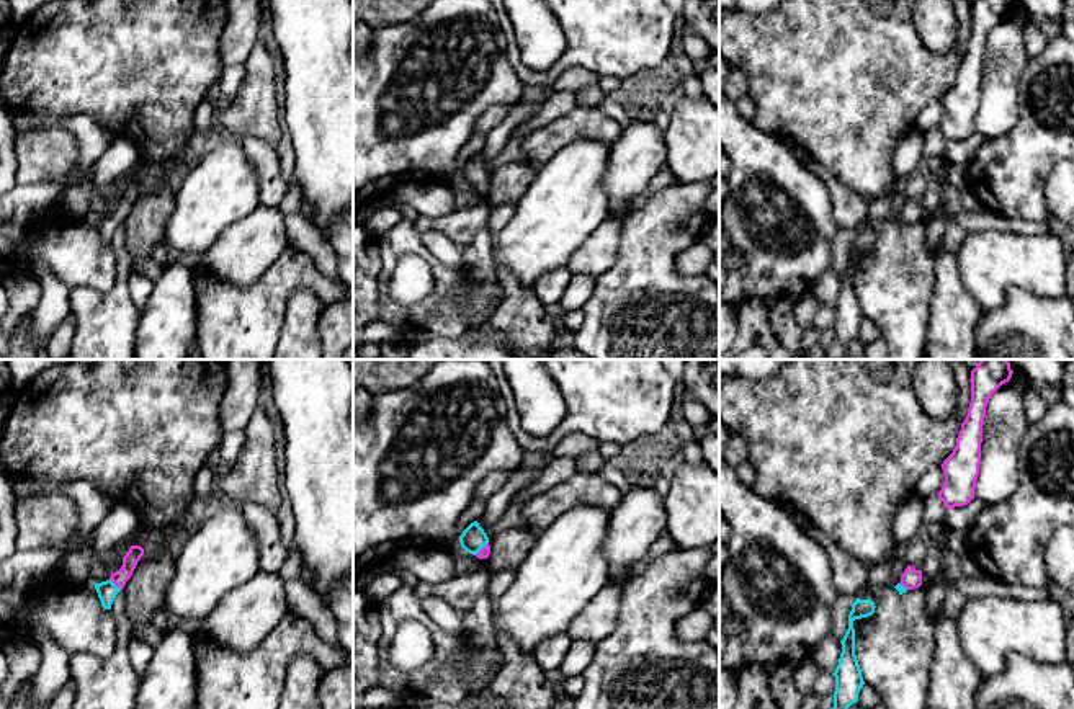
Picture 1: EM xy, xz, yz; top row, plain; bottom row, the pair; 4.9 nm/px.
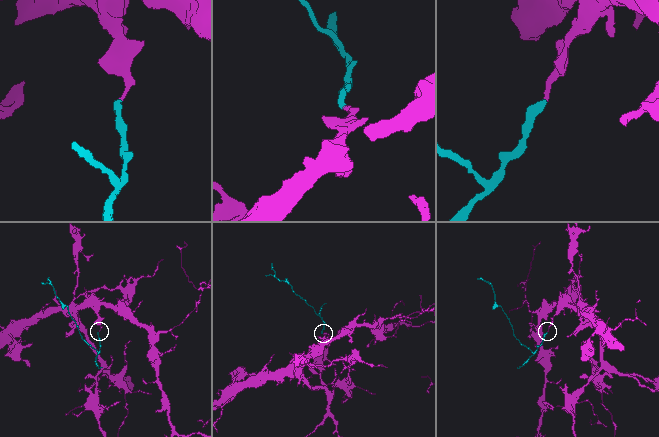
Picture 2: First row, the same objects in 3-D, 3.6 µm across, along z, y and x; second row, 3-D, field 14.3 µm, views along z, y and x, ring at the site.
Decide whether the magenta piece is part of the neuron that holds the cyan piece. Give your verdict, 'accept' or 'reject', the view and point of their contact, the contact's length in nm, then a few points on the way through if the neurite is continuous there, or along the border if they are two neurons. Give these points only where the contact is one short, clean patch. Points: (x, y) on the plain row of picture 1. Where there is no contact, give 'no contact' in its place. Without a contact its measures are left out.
accept; meets cyan in xy at (115, 219); contact 80 nm long; runs through xy (107, 224), (115, 219), (133, 190)

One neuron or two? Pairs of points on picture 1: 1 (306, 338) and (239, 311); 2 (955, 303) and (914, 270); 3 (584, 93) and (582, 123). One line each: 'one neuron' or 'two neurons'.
1: two neurons
2: two neurons
3: two neurons

